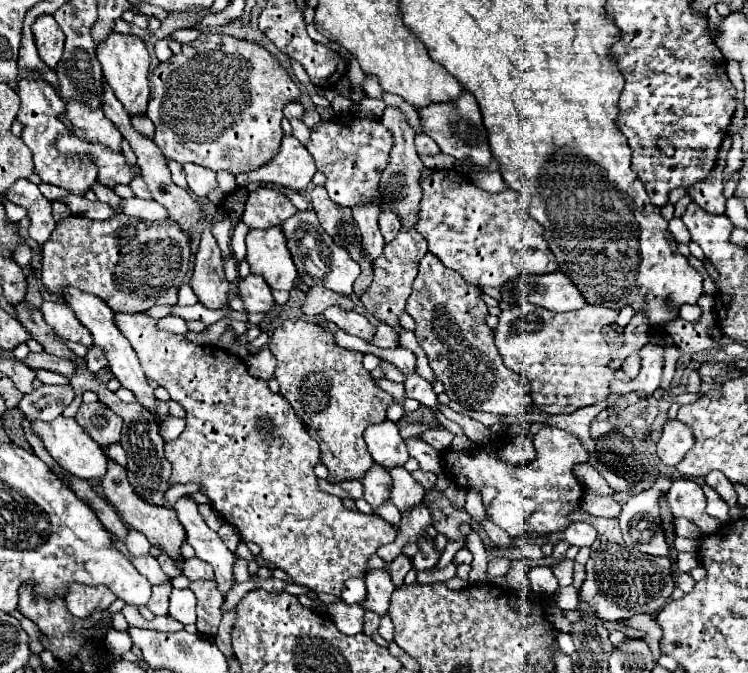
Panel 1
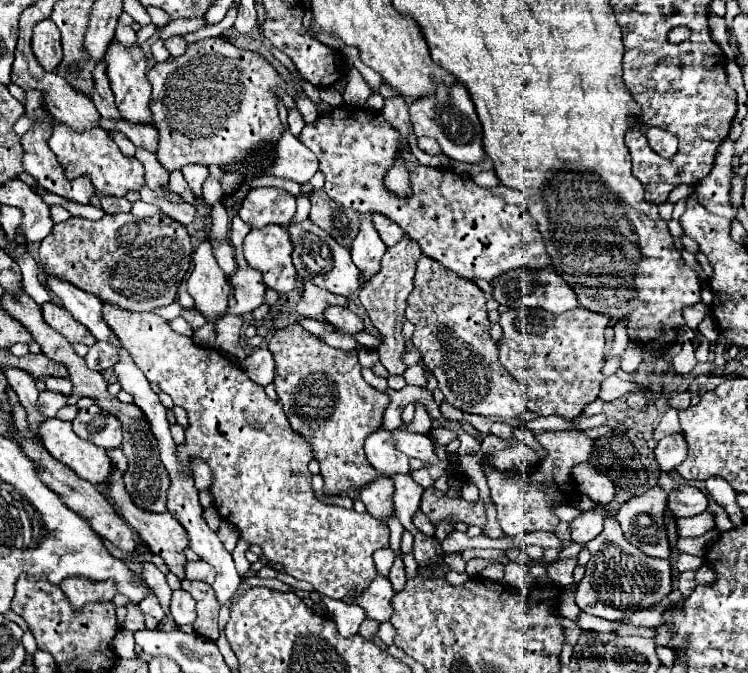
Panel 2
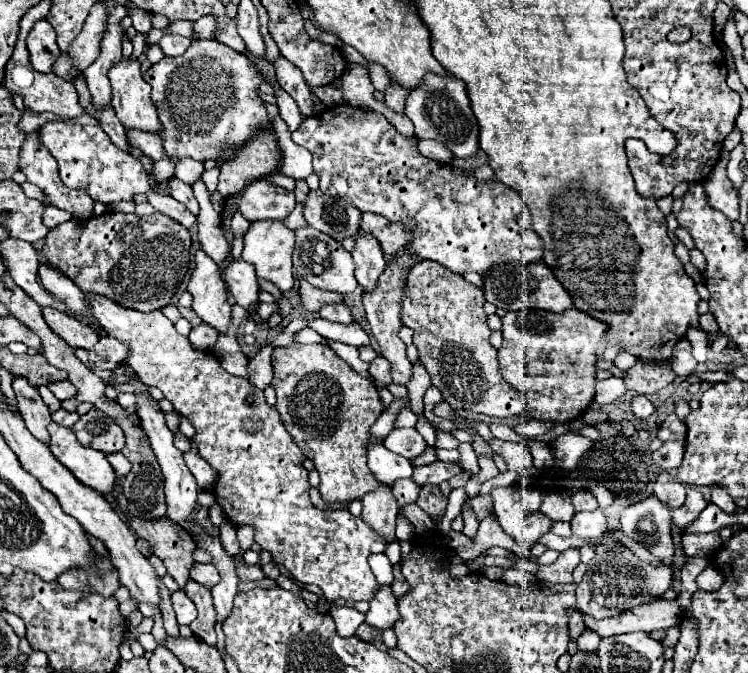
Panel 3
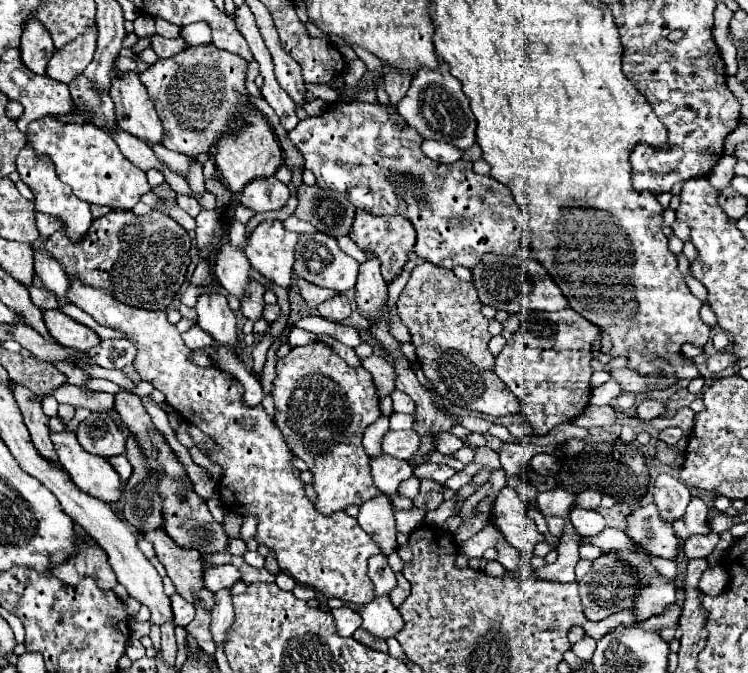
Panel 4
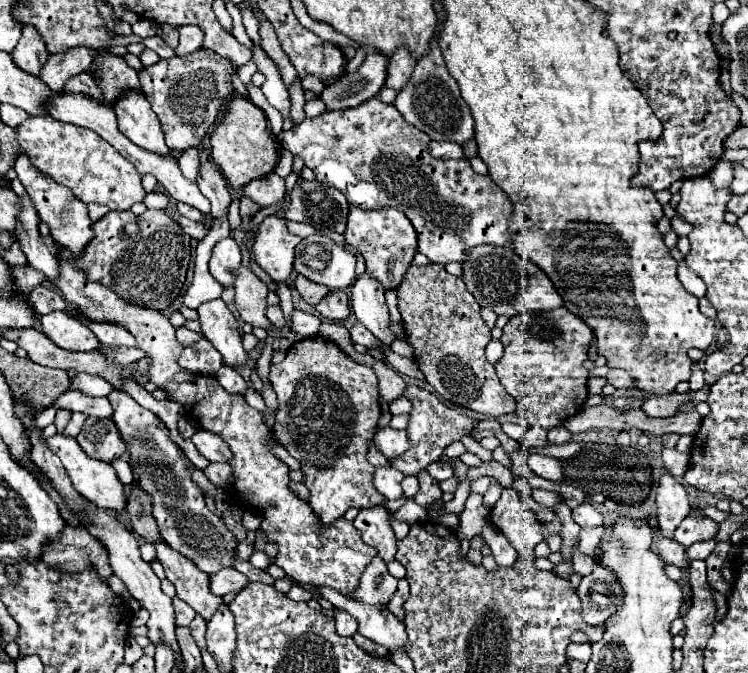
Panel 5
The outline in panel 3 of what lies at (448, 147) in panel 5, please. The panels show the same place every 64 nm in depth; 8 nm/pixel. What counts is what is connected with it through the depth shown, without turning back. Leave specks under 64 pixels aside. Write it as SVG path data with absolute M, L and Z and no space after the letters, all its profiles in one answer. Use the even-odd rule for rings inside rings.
M418 140L418 150L422 156L438 162L450 162L454 156L436 140Z

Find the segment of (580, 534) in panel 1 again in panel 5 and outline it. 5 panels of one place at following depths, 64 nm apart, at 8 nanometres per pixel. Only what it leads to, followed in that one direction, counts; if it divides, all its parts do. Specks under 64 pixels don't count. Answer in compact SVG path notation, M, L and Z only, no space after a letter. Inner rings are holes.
M590 502L580 504L578 508L572 510L572 518L574 522L584 528L584 530L594 530L594 528L602 528L602 514L596 510L596 506L592 506Z

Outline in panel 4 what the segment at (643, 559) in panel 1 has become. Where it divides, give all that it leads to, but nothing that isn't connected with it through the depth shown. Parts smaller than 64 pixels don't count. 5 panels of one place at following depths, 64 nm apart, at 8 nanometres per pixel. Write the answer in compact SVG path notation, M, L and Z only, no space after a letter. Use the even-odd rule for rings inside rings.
M604 552L596 560L592 560L590 572L578 582L578 586L580 586L580 600L582 600L584 614L590 620L604 620L618 610L630 608L632 596L636 596L636 584L632 578L632 570L628 568L628 564L620 564L614 552Z

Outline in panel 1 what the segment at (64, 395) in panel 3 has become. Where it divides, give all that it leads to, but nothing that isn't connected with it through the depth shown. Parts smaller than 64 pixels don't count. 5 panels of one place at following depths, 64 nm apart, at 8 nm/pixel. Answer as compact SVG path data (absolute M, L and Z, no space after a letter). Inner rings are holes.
M38 370L36 372L36 378L44 384L68 384L68 378L66 376L60 376L56 372L48 372L48 370Z

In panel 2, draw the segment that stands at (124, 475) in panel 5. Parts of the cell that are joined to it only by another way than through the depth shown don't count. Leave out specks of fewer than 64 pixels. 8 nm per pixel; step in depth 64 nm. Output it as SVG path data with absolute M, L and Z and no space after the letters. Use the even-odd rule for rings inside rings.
M112 448L112 450L108 450L108 458L112 460L112 464L114 464L114 468L118 468L118 470L126 470L126 456L124 456L124 452L120 450L120 448Z

